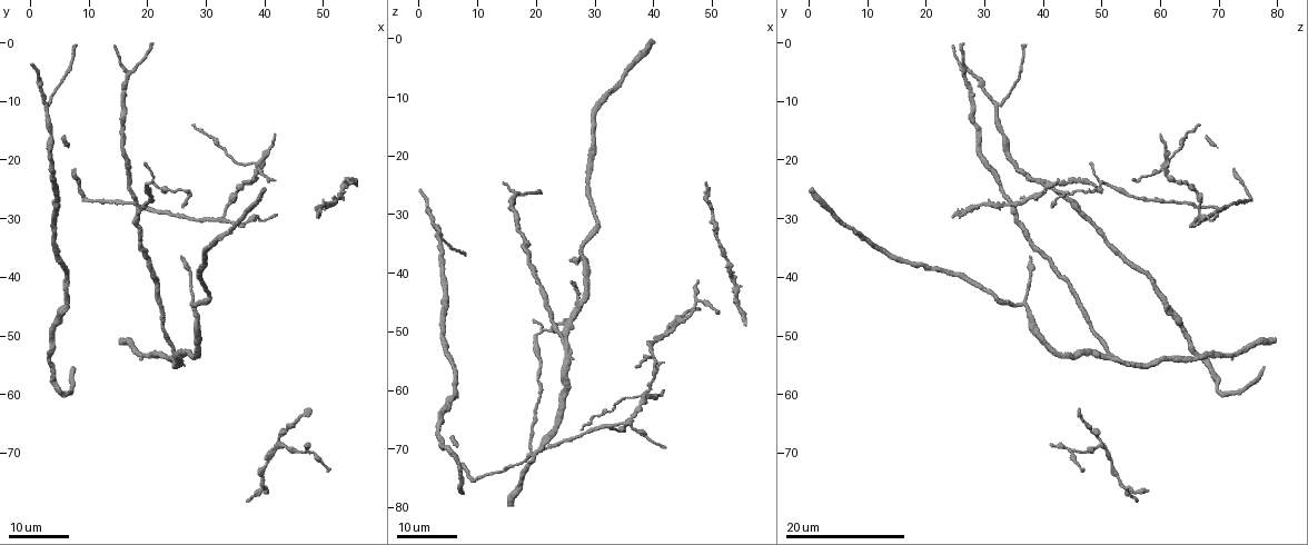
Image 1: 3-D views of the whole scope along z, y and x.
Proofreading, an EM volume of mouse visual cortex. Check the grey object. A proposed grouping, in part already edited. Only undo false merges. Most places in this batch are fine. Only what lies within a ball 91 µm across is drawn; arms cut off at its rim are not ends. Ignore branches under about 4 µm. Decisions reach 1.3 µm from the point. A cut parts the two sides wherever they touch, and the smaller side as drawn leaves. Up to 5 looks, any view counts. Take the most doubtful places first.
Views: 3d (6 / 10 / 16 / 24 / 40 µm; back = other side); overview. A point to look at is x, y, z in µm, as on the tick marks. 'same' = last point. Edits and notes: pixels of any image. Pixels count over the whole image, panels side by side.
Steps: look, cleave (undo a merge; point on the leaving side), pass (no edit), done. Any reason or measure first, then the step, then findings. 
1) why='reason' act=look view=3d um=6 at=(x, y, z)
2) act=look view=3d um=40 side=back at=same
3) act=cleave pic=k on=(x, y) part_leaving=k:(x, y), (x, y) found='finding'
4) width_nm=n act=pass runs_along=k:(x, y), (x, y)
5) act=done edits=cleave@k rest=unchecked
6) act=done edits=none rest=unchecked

why='three arms meet' act=look view=3d um=16 at=(3.0, 10.5, 32.5)

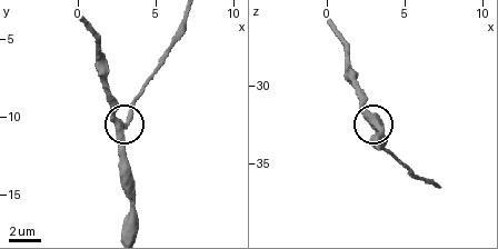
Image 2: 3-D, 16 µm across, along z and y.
act=look view=3d um=10 at=same

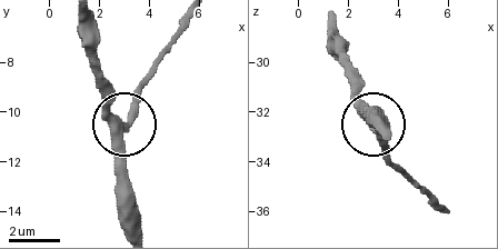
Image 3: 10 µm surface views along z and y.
act=look view=3d um=6 at=same

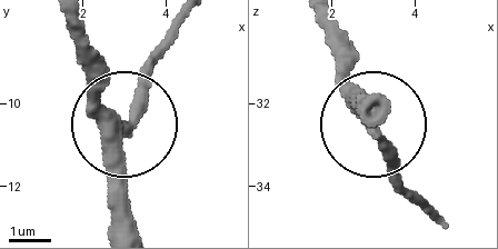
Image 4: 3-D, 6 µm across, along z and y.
width_nm=320 act=pass runs_along=4:(376, 125), (348, 82), (337, 22) found='one cell here'

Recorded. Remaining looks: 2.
why='three-way junction' act=look view=3d um=16 at=(17.0, 5.0, 26.5)

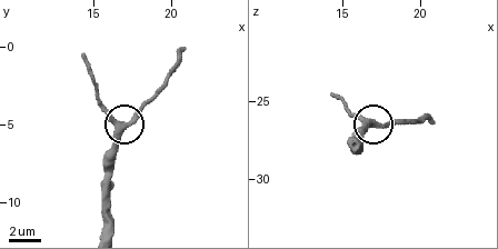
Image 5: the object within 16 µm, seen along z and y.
act=look view=3d um=6 at=(17.0, 5.0, 26.6)

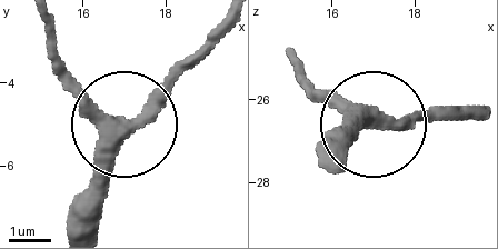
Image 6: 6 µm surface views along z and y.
act=pass runs_along=6:(77, 230), (112, 123), (59, 63) found='one cell here'

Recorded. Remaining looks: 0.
act=done edits=none rest=unchecked

